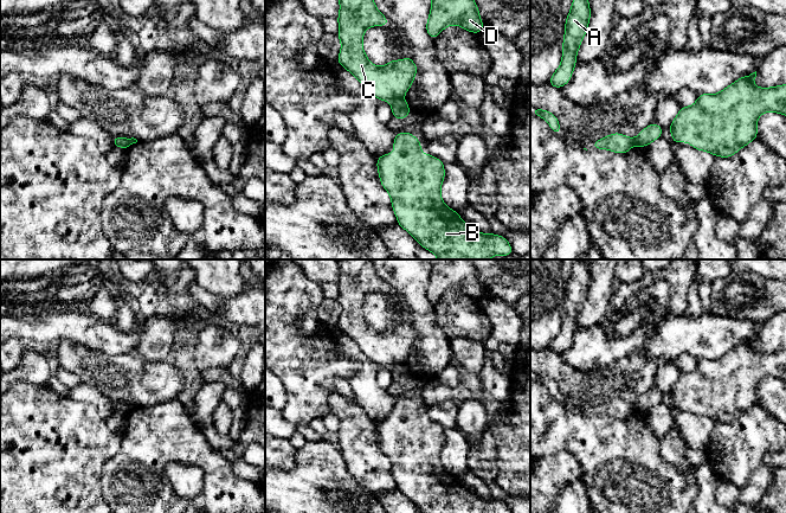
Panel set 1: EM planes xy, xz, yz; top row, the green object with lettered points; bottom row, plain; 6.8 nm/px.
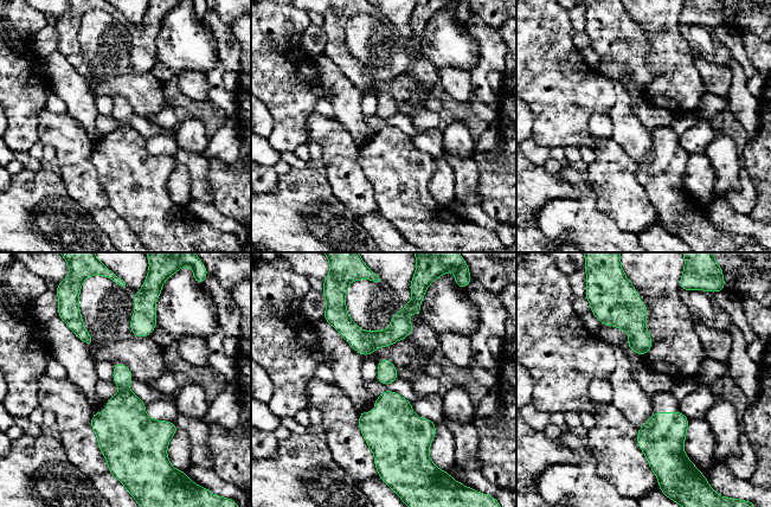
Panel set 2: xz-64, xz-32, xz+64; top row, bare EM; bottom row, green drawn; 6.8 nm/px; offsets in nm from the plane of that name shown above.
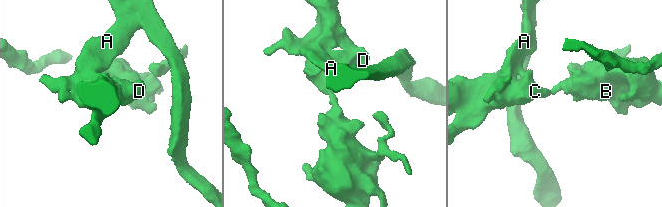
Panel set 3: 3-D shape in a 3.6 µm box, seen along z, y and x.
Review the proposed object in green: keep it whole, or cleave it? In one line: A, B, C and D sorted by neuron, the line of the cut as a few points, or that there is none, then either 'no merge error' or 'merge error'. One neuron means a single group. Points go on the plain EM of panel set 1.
A C D / B | xz (401, 363), (395, 363), (391, 367) | merge error

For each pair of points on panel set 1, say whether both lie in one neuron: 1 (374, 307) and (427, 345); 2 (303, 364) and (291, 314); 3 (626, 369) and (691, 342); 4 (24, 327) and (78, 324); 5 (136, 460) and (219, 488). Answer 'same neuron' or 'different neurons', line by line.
1: different neurons
2: same neuron
3: different neurons
4: same neuron
5: same neuron

